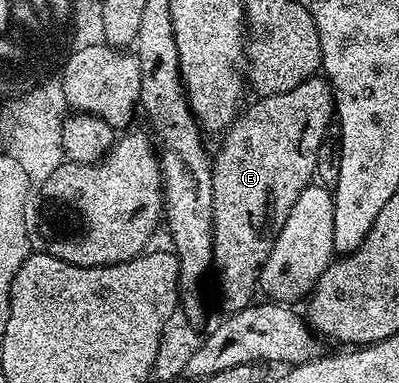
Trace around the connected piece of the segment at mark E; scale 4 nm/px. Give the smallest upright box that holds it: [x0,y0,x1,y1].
[212,78,336,314]

